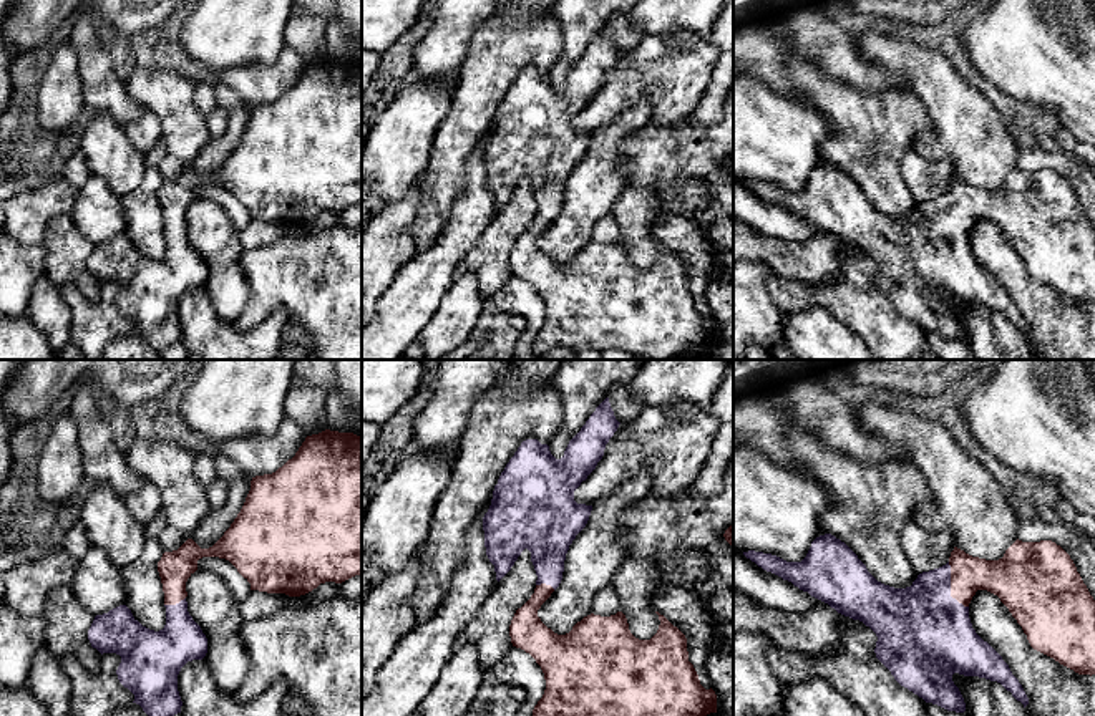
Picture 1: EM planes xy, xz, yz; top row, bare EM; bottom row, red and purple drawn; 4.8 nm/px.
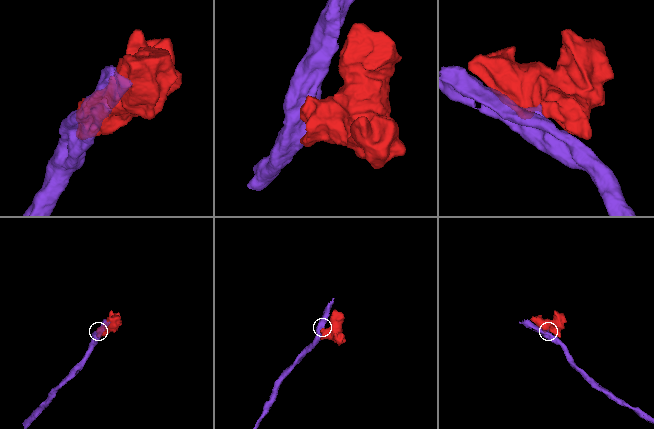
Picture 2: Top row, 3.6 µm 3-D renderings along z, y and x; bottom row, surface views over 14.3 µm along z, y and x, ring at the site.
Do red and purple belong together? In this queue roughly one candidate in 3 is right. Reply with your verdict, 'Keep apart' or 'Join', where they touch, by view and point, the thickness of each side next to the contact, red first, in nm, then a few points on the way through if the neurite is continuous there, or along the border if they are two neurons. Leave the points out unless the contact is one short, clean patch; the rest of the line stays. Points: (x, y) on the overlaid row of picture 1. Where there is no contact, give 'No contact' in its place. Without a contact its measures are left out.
Join. Touches red at yz (951, 587). Thickness 180 nm (red) against 440 nm. Path across: yz (969, 574), (964, 574), (951, 587), (923, 630)

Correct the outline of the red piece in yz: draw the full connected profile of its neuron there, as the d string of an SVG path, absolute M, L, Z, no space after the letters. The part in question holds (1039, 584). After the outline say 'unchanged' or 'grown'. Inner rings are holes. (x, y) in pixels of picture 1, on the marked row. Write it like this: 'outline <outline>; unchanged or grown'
outline M831 534L816 537L801 562L748 550L747 559L791 582L838 613L863 622L876 636L876 658L894 680L947 711L964 713L966 703L952 675L979 676L1000 683L1024 704L1029 698L1002 656L972 628L969 603L977 590L1000 598L1022 626L1030 646L1078 675L1095 675L1095 600L1070 555L1052 540L1015 540L999 560L972 557L954 547L949 562L922 572L911 587L894 588L878 582L858 555Z; grown

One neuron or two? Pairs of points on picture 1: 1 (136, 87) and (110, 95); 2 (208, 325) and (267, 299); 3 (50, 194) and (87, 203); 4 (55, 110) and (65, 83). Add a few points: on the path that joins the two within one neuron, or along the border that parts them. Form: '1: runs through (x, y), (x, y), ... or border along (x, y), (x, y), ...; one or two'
1: border along (125, 83), (126, 93), (146, 110); two
2: border along (272, 312), (249, 328), (238, 328), (233, 324); two
3: border along (78, 189), (73, 208), (68, 212); two
4: runs through (60, 103), (60, 90); one

